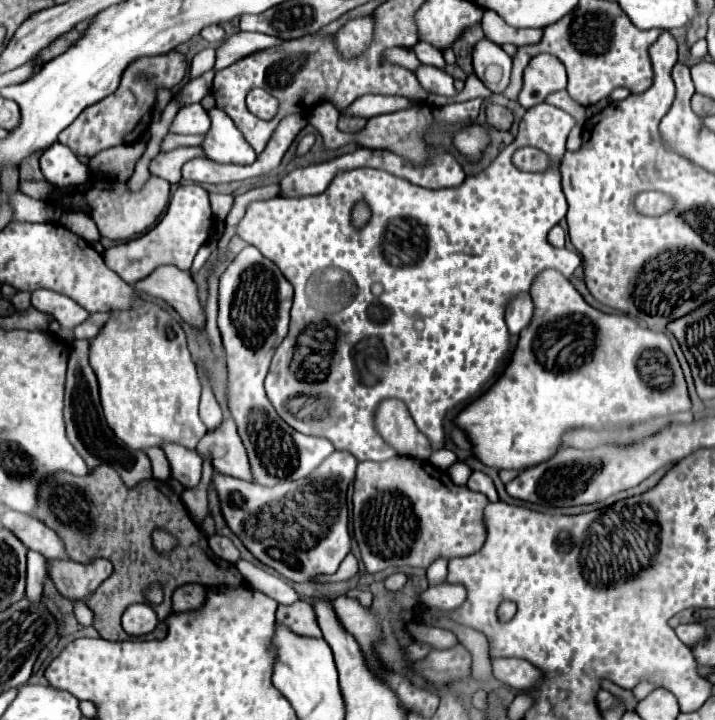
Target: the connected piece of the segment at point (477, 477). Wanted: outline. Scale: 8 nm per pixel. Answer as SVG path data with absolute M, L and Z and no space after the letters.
M473 472L471 478L469 478L469 482L467 482L467 486L471 490L475 490L475 492L483 492L491 502L497 502L499 500L493 480L487 474L483 474L483 472Z

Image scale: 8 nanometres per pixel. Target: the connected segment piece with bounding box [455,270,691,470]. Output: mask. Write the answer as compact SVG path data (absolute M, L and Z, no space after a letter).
M543 270L535 280L533 280L533 288L531 288L531 298L533 298L533 320L529 322L527 328L521 330L517 346L511 354L509 364L505 366L505 372L497 378L497 382L485 392L481 394L477 400L473 400L471 404L467 404L457 416L455 416L455 424L467 434L471 446L473 446L473 454L477 460L481 460L485 466L491 466L495 470L505 470L505 468L513 468L513 470L525 470L529 466L541 464L545 460L549 460L555 450L563 444L561 438L565 434L565 430L571 428L609 428L609 426L623 426L623 424L633 424L633 422L641 422L641 420L649 420L649 418L657 418L657 416L665 416L665 414L673 414L679 410L691 410L691 400L687 394L687 384L681 372L681 366L677 362L677 356L673 352L673 346L669 342L669 338L663 332L653 332L647 328L641 328L633 318L625 316L625 314L603 314L599 310L595 310L593 306L589 306L583 296L575 290L575 286L561 276L561 272L557 270Z

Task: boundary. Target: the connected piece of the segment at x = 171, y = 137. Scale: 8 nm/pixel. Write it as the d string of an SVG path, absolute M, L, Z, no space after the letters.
M169 132L169 134L161 140L161 150L167 152L167 150L179 148L179 146L201 146L201 142L203 142L203 136L181 136L181 134Z

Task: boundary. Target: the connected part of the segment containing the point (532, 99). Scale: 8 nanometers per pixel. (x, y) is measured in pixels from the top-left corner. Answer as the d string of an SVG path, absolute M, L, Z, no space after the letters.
M539 54L527 64L523 72L523 88L517 102L523 108L531 108L535 104L541 104L551 92L565 90L565 86L565 66L551 54Z

